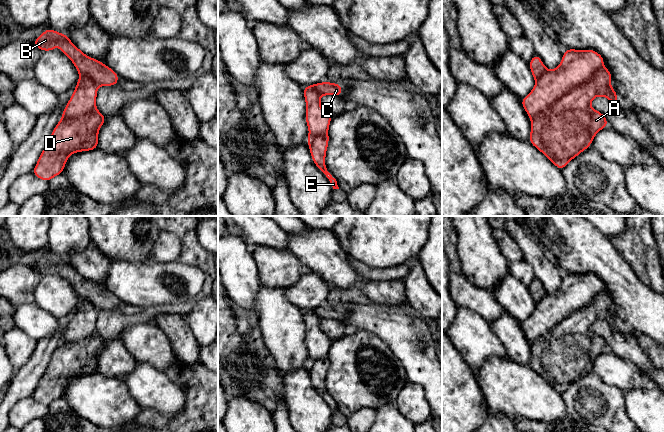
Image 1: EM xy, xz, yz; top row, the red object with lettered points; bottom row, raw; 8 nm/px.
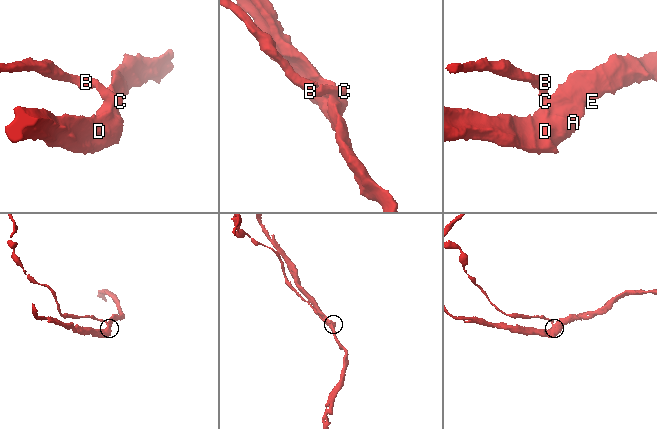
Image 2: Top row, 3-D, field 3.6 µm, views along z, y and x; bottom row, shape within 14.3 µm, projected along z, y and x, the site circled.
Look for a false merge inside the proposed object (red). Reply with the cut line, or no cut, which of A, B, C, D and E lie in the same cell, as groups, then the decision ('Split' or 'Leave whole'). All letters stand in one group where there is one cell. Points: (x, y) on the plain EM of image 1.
Split along xy (80, 300), (88, 300), (97, 310). Groups: A D E / B C. Split

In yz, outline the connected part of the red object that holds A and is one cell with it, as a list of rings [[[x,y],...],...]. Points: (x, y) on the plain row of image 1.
[[[567,272],[560,289],[554,294],[546,294],[536,304],[532,315],[521,323],[531,342],[529,366],[560,394],[590,371],[595,359],[608,350],[604,338],[593,333],[590,326],[597,320],[604,320],[613,329],[619,327],[617,317],[610,309],[612,298],[603,286],[603,280],[593,273]]]

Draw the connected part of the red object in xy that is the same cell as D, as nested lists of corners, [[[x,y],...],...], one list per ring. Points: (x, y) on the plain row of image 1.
[[[80,301],[32,397],[49,406],[64,396],[68,381],[98,372],[98,356],[106,340],[96,333],[97,308]]]

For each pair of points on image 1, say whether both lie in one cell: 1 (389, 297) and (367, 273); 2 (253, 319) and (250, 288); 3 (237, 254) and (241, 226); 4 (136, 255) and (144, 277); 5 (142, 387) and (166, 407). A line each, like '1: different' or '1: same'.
1: same
2: different
3: different
4: different
5: same

